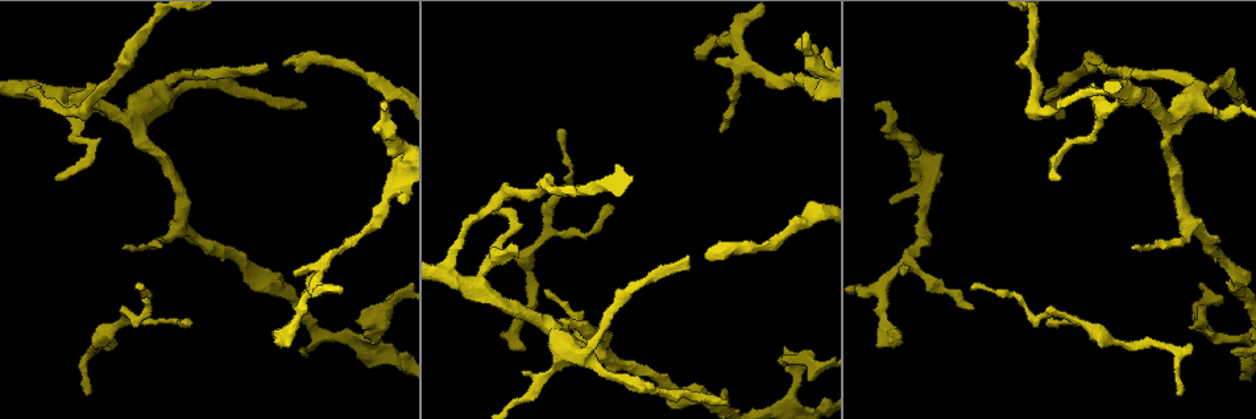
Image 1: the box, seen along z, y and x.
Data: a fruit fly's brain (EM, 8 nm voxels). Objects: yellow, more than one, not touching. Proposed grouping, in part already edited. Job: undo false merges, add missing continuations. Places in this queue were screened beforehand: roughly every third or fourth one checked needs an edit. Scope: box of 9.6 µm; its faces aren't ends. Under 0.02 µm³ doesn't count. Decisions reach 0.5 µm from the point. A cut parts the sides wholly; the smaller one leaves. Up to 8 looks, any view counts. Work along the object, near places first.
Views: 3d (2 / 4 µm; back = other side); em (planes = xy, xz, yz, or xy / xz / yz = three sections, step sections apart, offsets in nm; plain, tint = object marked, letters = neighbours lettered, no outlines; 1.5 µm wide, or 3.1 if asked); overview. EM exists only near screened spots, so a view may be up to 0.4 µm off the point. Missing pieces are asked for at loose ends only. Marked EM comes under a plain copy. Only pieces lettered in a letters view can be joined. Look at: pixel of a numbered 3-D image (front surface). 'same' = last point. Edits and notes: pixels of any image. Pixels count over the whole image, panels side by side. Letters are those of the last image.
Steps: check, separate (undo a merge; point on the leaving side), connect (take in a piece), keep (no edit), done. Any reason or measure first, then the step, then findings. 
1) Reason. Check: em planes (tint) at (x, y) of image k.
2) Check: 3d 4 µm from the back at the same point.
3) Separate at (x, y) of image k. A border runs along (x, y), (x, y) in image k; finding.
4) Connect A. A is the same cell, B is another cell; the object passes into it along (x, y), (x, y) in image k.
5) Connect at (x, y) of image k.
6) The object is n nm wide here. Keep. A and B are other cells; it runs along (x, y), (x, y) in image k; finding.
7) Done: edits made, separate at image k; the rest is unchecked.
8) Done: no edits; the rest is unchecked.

Branch stops here. Check: em xy step 4 (tint) at (545, 292) of image 1.

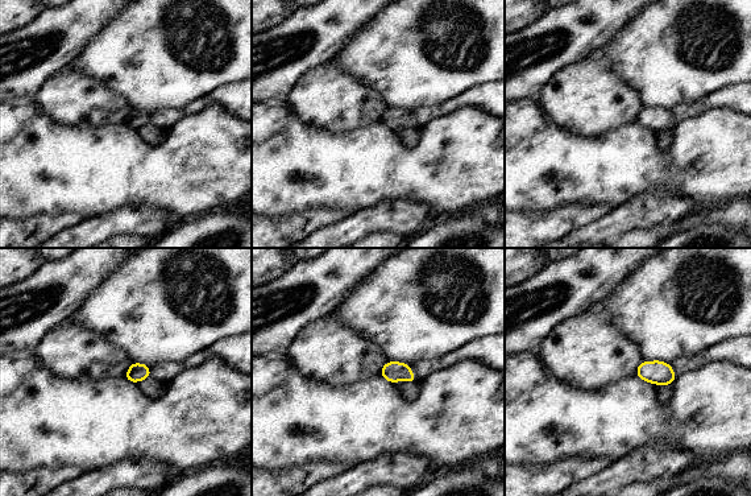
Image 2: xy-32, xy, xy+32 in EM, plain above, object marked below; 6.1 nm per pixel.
Check: em xz step 4 (letters) at the same point.

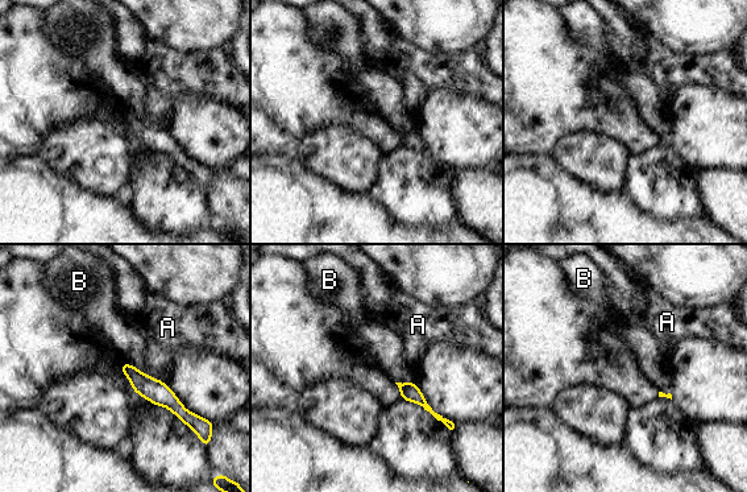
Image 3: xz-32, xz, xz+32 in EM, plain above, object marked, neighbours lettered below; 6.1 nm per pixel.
Keep. A and B are other cells; it runs along (125, 367), (142, 384), (189, 416) in image 3; none of them fits.

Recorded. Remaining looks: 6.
An open end. Check: em yz step 8 (tint) at (182, 321) of image 1.

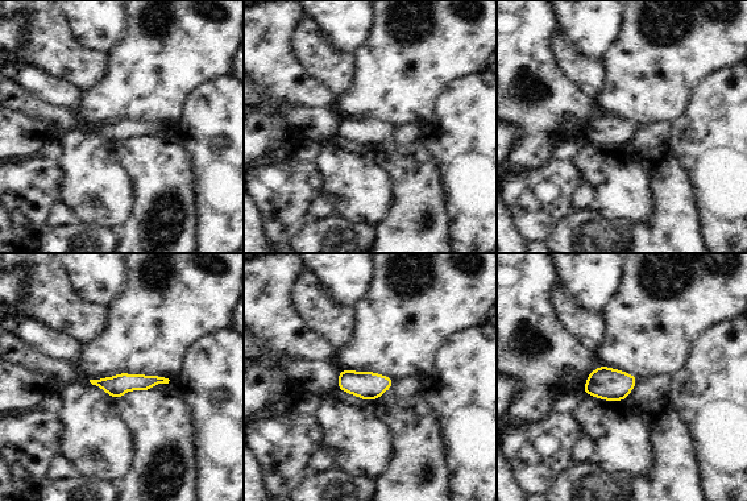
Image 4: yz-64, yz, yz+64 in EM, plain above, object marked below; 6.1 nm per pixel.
Check: em planes (tint) at the same point.

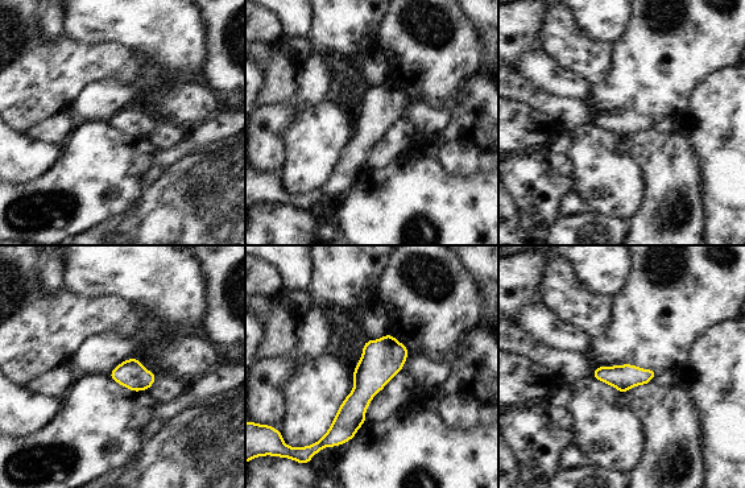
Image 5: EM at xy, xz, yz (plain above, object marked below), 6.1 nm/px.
See the neighbours. Check: em planes (letters) at the same point.

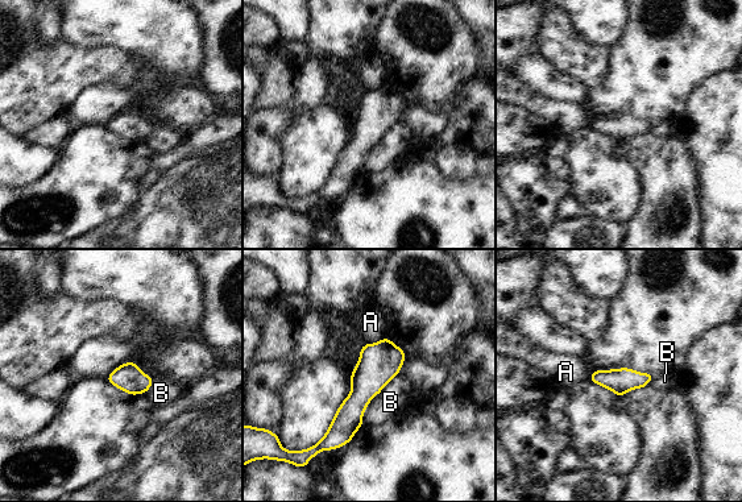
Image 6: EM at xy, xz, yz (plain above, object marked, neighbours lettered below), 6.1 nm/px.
The object is 160 nm wide here. Keep. A and B are other cells; a border runs along (399, 370), (370, 401), (361, 426) in image 6; none of them fits.

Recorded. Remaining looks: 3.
Free end. Check: 3d 4 µm at (281, 343) of image 1.

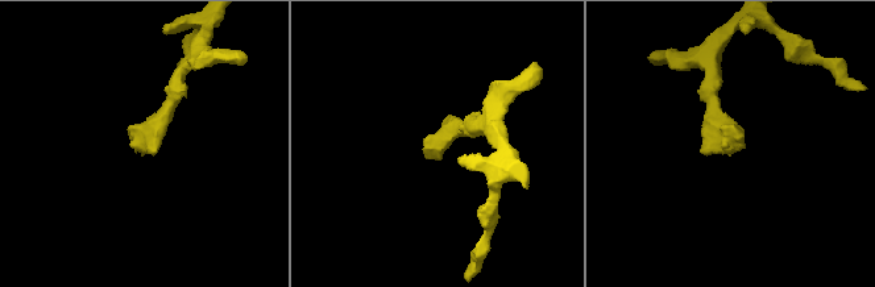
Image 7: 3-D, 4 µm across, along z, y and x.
Check: em planes (letters) at (441, 156) of image 7.

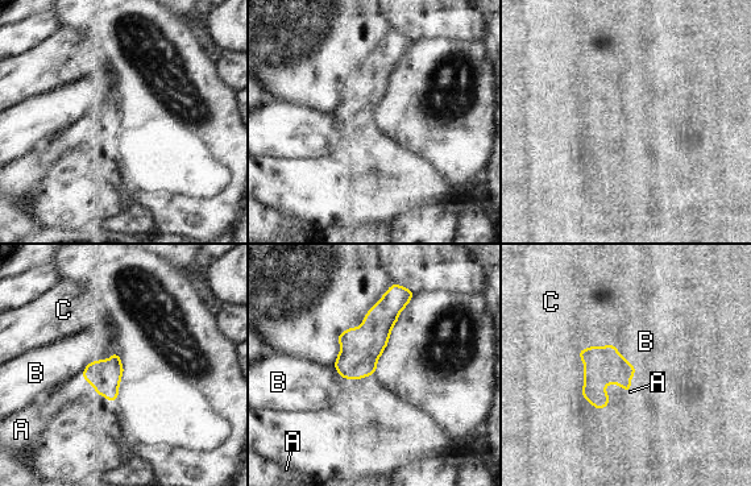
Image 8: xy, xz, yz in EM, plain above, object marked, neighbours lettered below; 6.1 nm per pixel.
Connect A. A is the same cell, B and C are other cells; it goes on there.

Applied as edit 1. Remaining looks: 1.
Done: edits made, connect at image 8; the rest is unchecked.

